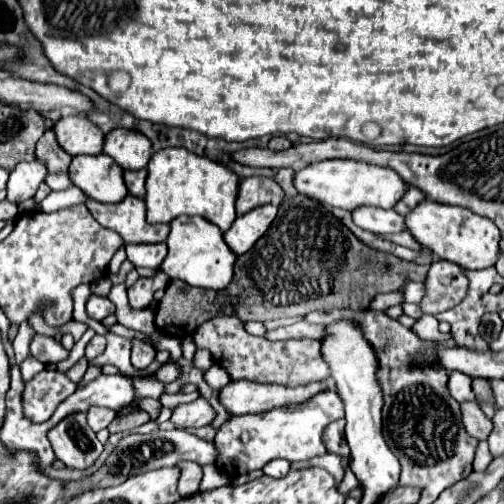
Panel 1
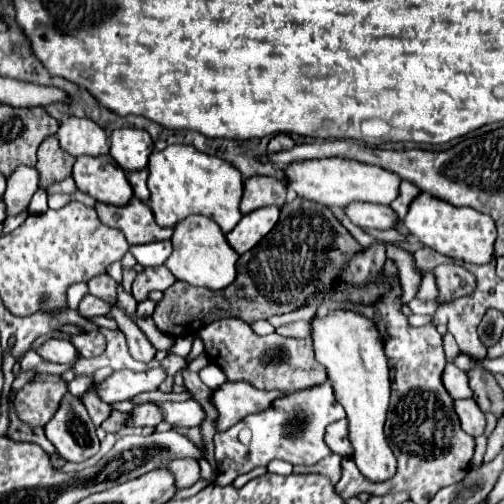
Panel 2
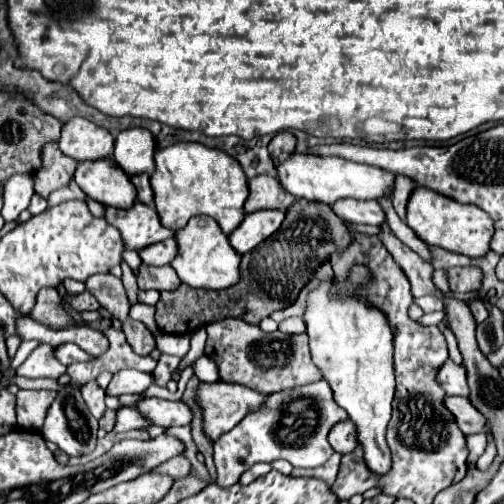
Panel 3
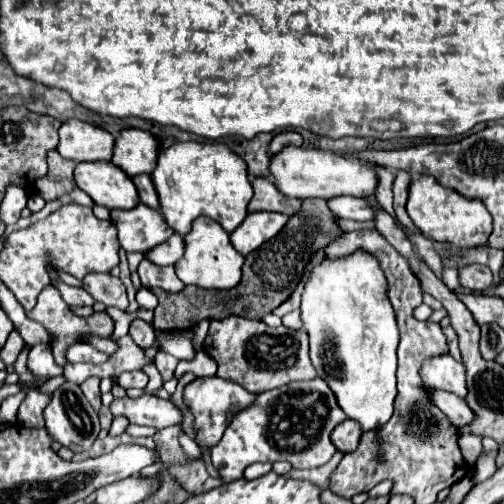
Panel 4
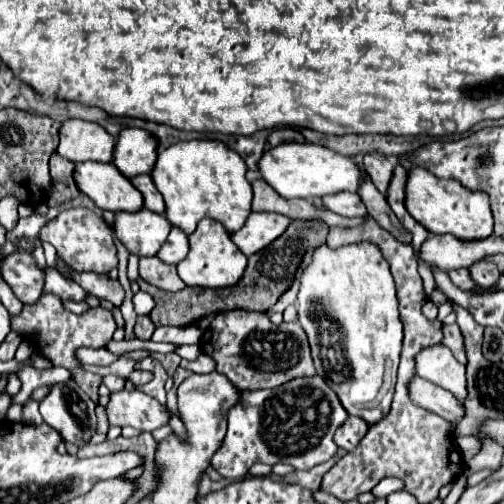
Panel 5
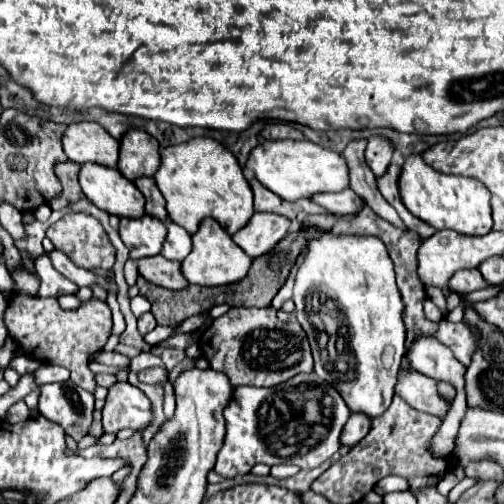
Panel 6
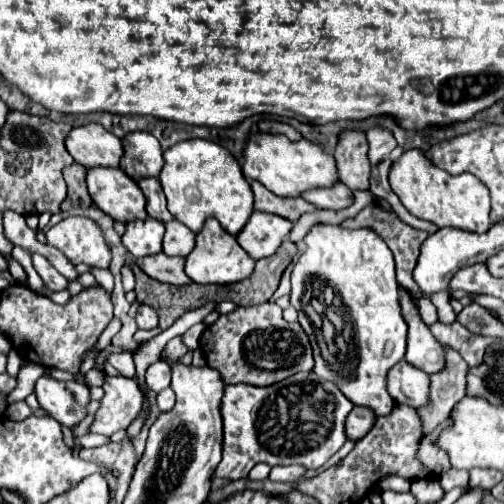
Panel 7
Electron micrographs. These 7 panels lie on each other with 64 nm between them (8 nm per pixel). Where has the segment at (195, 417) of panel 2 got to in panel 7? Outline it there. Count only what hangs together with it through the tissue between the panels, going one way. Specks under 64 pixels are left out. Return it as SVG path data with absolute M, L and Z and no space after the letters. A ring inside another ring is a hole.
M102 370L104 374L104 396L100 400L100 408L98 412L94 414L94 422L90 426L90 432L96 432L96 434L104 434L104 436L112 436L114 432L118 430L124 430L128 428L128 424L140 414L140 408L142 408L142 392L138 388L138 384L132 380L132 378L124 378L124 376L110 376Z

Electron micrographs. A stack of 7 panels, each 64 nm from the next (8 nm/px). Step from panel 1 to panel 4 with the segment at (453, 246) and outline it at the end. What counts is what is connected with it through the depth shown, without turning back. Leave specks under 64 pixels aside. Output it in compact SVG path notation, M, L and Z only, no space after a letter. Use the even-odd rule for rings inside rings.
M428 174L410 182L406 210L424 236L430 236L436 242L450 242L456 248L484 246L492 234L492 216L480 198L466 198L464 194L442 186Z

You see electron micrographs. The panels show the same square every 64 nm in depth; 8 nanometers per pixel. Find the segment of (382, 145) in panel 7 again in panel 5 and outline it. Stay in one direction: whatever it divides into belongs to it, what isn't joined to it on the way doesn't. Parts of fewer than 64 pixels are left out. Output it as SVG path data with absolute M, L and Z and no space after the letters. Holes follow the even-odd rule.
M368 152L368 154L364 154L362 162L364 162L366 172L370 174L372 182L376 184L376 188L384 194L386 186L388 186L388 180L392 176L392 164L390 164L388 156L384 156L380 152Z

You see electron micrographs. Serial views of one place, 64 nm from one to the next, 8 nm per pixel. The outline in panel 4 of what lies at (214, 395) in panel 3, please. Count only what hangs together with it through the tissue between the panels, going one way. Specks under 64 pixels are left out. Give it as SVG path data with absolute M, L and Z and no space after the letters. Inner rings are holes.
M210 376L210 378L196 378L190 384L184 386L184 404L188 406L188 410L194 416L194 440L200 446L200 450L210 450L214 448L226 426L230 424L230 418L234 412L240 412L240 408L246 408L248 404L252 404L254 394L246 392L244 388L240 388L236 382L224 380L220 376Z

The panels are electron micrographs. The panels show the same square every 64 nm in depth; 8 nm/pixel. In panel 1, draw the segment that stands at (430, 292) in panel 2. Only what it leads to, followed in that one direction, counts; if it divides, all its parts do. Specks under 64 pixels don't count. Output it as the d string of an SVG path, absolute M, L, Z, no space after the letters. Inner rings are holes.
M410 282L406 286L404 302L420 302L422 296L426 296L426 284L424 282Z

